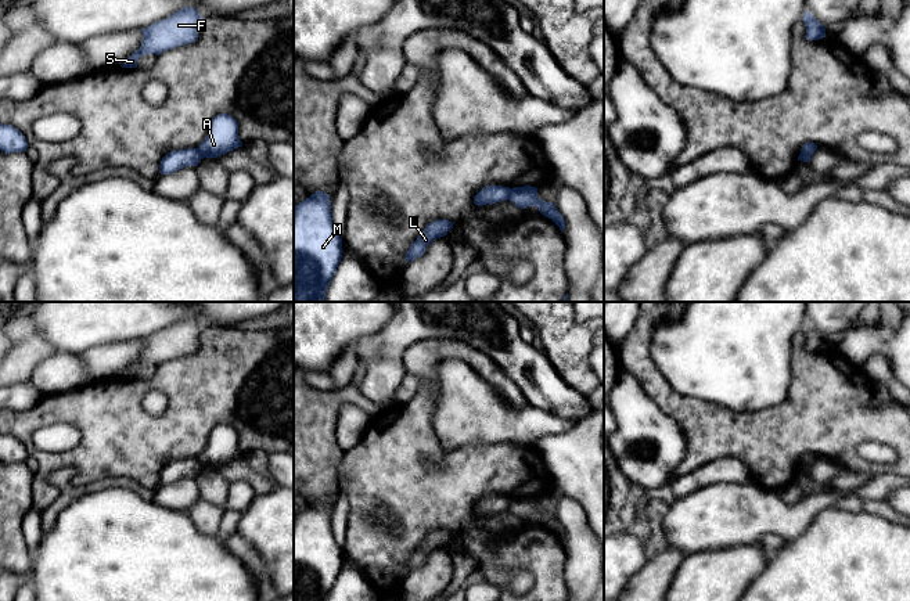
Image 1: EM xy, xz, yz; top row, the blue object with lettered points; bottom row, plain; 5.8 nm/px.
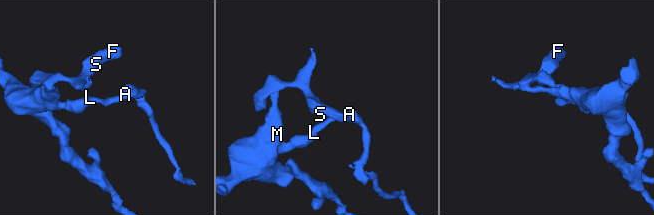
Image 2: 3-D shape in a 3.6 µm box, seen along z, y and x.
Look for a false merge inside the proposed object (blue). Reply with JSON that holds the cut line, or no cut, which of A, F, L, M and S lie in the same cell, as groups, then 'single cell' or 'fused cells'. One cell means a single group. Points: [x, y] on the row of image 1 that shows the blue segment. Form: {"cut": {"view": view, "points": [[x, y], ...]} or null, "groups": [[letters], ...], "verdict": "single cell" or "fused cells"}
{"cut": {"view": "xz", "points": [[511, 189], [507, 198]]}, "groups": [["A"], ["F", "L", "M", "S"]], "verdict": "fused cells"}

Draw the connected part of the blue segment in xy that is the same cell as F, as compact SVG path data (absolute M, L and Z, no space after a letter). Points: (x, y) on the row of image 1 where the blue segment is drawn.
M184 7L166 19L161 19L148 28L143 28L141 46L121 65L137 68L137 61L144 54L155 54L190 44L198 40L198 29L202 17L193 7Z

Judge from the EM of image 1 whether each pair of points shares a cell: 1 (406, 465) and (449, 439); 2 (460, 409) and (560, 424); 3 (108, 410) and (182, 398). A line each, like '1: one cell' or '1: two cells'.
1: two cells
2: one cell
3: one cell

